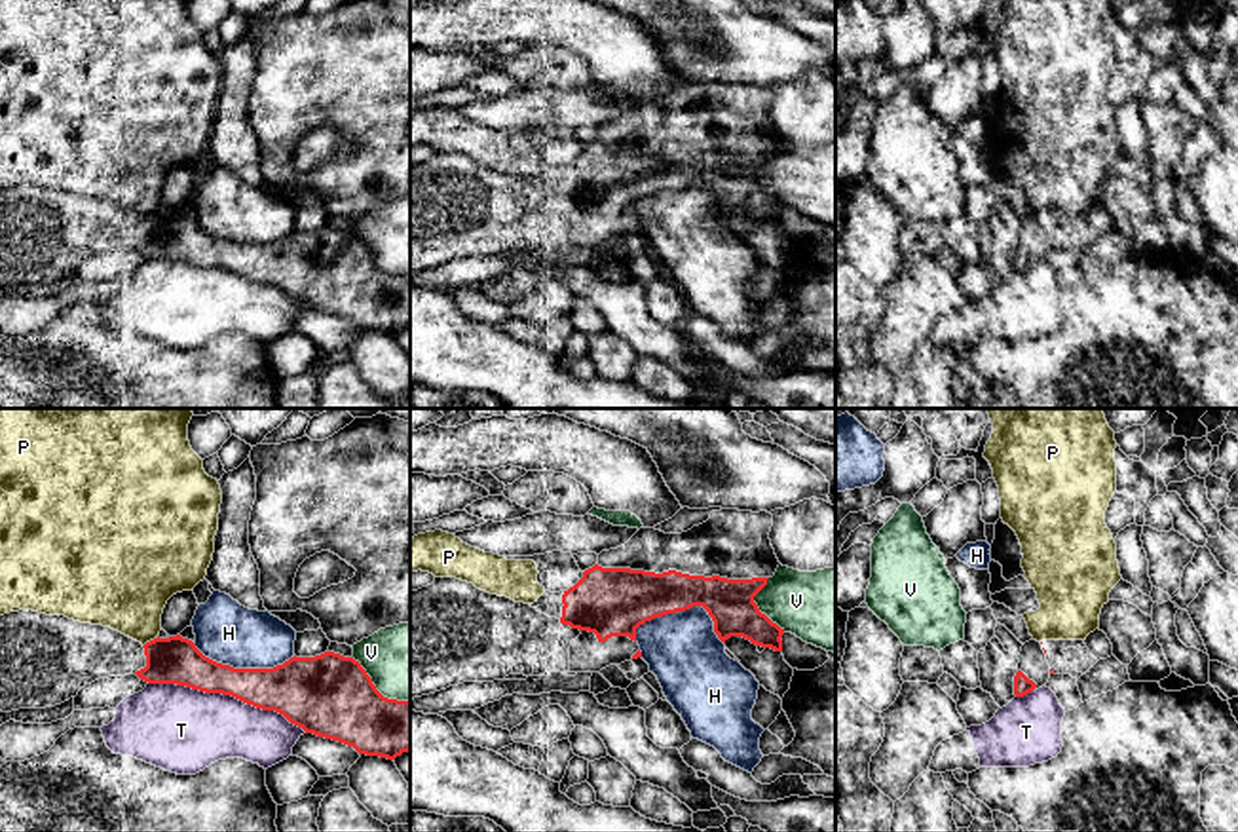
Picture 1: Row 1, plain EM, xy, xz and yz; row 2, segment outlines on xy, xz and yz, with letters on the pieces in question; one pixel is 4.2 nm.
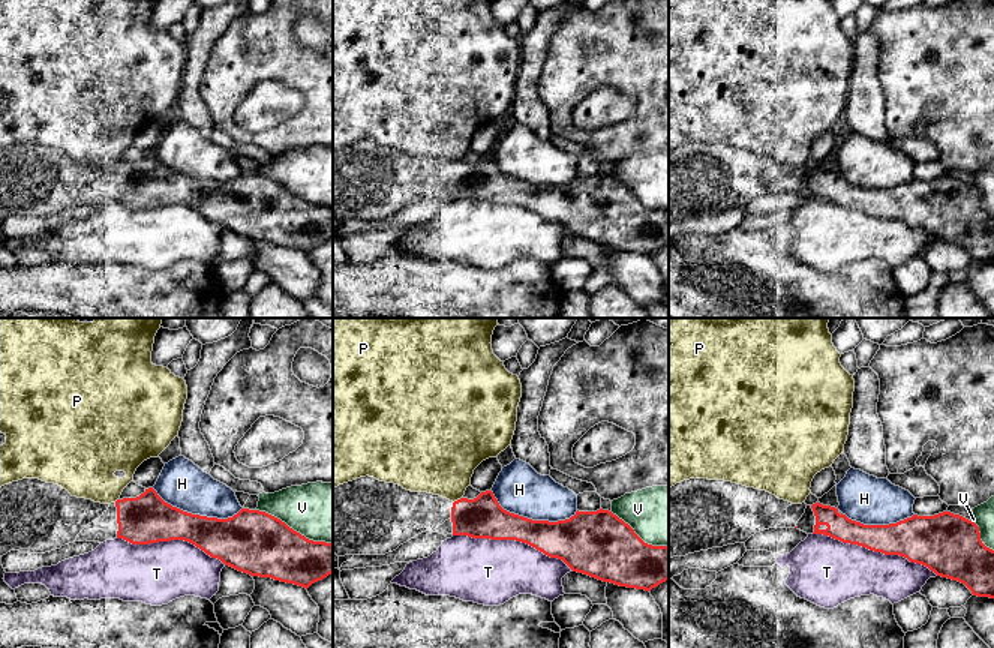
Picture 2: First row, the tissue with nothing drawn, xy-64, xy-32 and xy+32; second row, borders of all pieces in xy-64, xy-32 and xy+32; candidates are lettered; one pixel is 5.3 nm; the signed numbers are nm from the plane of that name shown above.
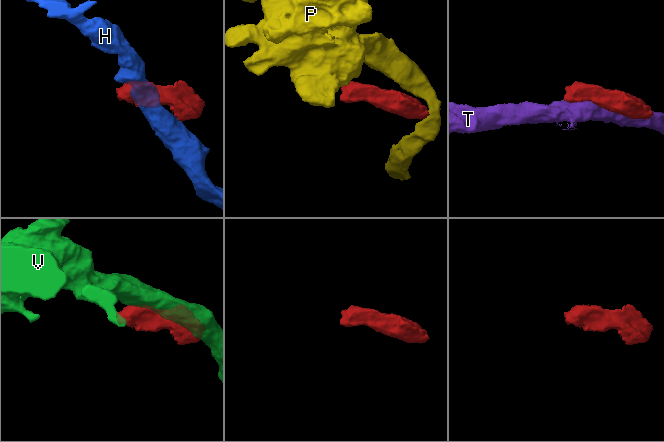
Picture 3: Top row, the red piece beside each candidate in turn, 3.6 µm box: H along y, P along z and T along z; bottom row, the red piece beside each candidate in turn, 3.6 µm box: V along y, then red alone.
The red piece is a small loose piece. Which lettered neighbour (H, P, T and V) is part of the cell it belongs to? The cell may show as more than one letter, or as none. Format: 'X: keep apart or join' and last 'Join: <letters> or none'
H: keep apart
P: keep apart
T: keep apart
V: keep apart
Join: none

